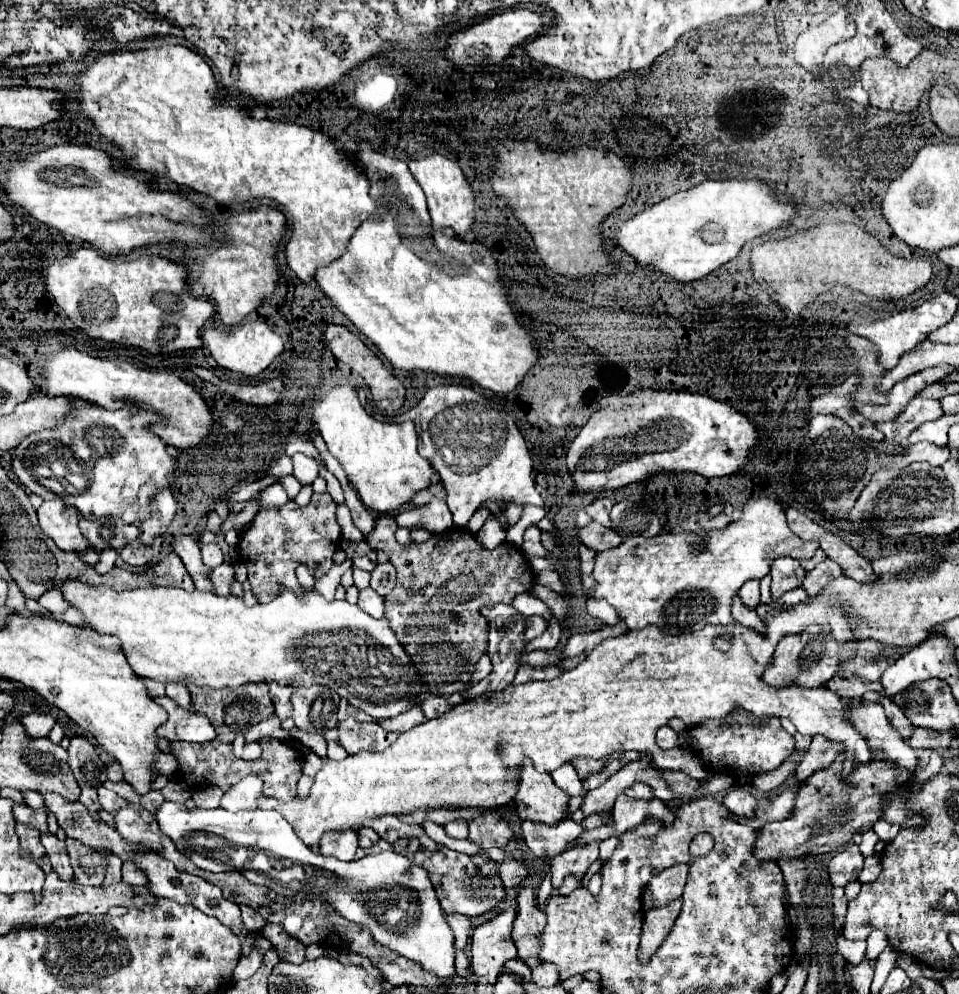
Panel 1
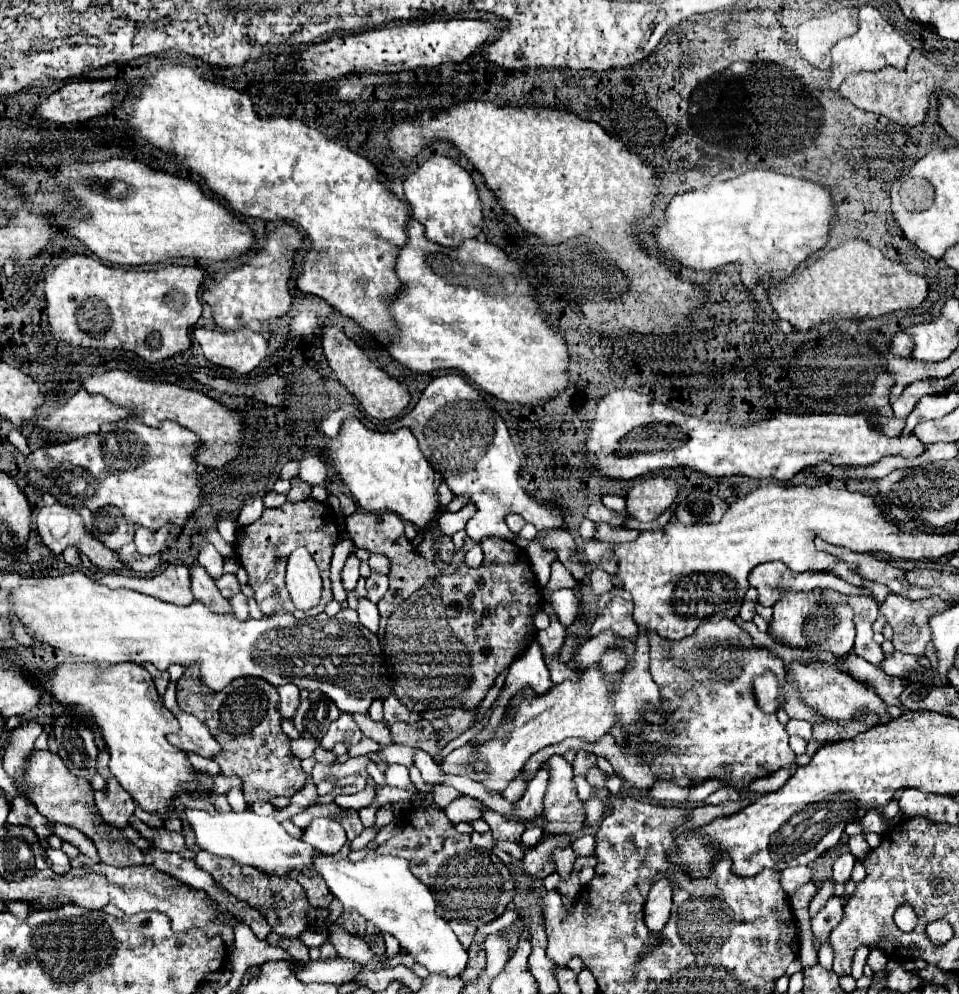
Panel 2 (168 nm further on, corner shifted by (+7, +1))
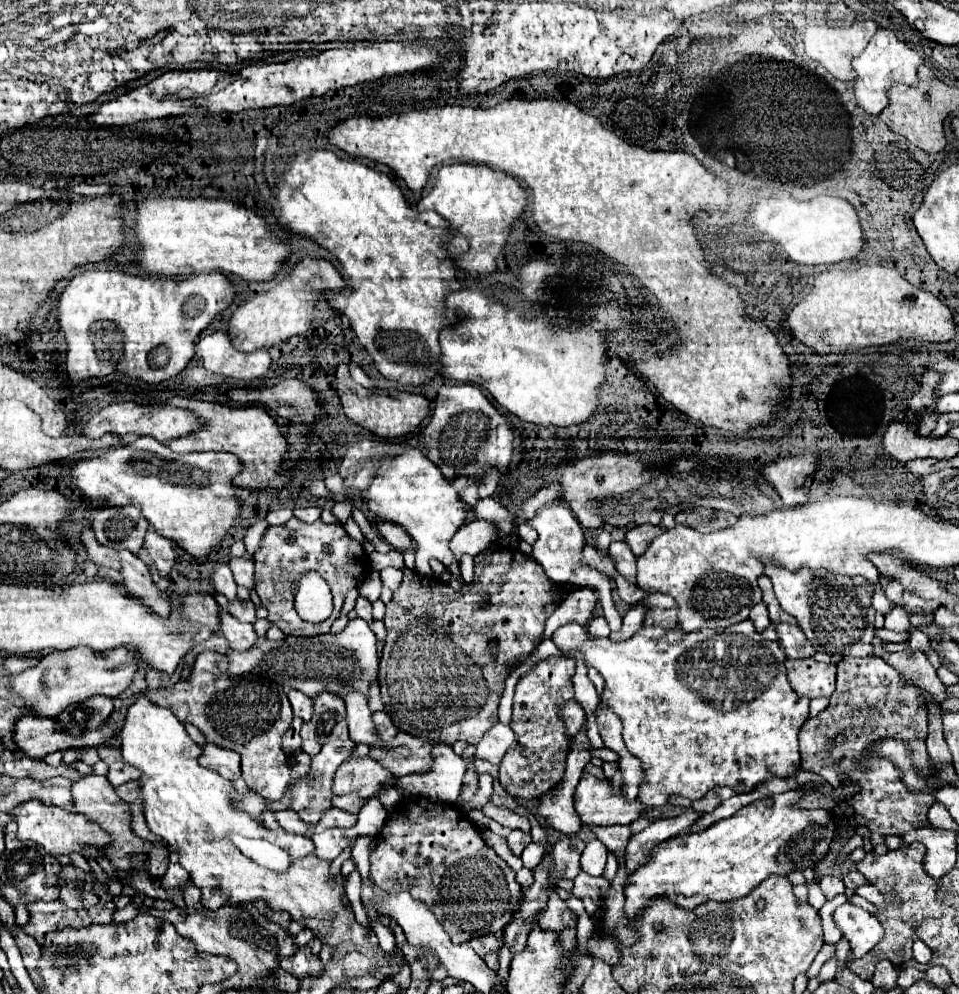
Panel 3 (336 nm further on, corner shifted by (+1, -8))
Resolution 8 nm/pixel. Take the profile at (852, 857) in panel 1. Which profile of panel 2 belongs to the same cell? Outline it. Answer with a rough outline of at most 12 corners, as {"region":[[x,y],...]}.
{"region":[[850,852],[834,862],[834,882],[848,882],[856,858]]}

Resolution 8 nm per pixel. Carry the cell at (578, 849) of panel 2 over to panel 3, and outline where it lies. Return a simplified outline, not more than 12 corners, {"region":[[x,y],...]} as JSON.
{"region":[[584,871],[574,879],[572,895],[600,901],[608,881]]}

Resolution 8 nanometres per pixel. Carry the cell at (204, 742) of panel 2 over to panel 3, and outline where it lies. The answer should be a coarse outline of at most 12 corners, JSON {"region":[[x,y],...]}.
{"region":[[206,743],[202,767],[226,779],[240,777],[240,755]]}

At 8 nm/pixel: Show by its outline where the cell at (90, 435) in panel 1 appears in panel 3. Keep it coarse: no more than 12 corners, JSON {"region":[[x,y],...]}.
{"region":[[154,437],[64,469],[92,505],[138,505],[208,555],[240,513],[224,451]]}

